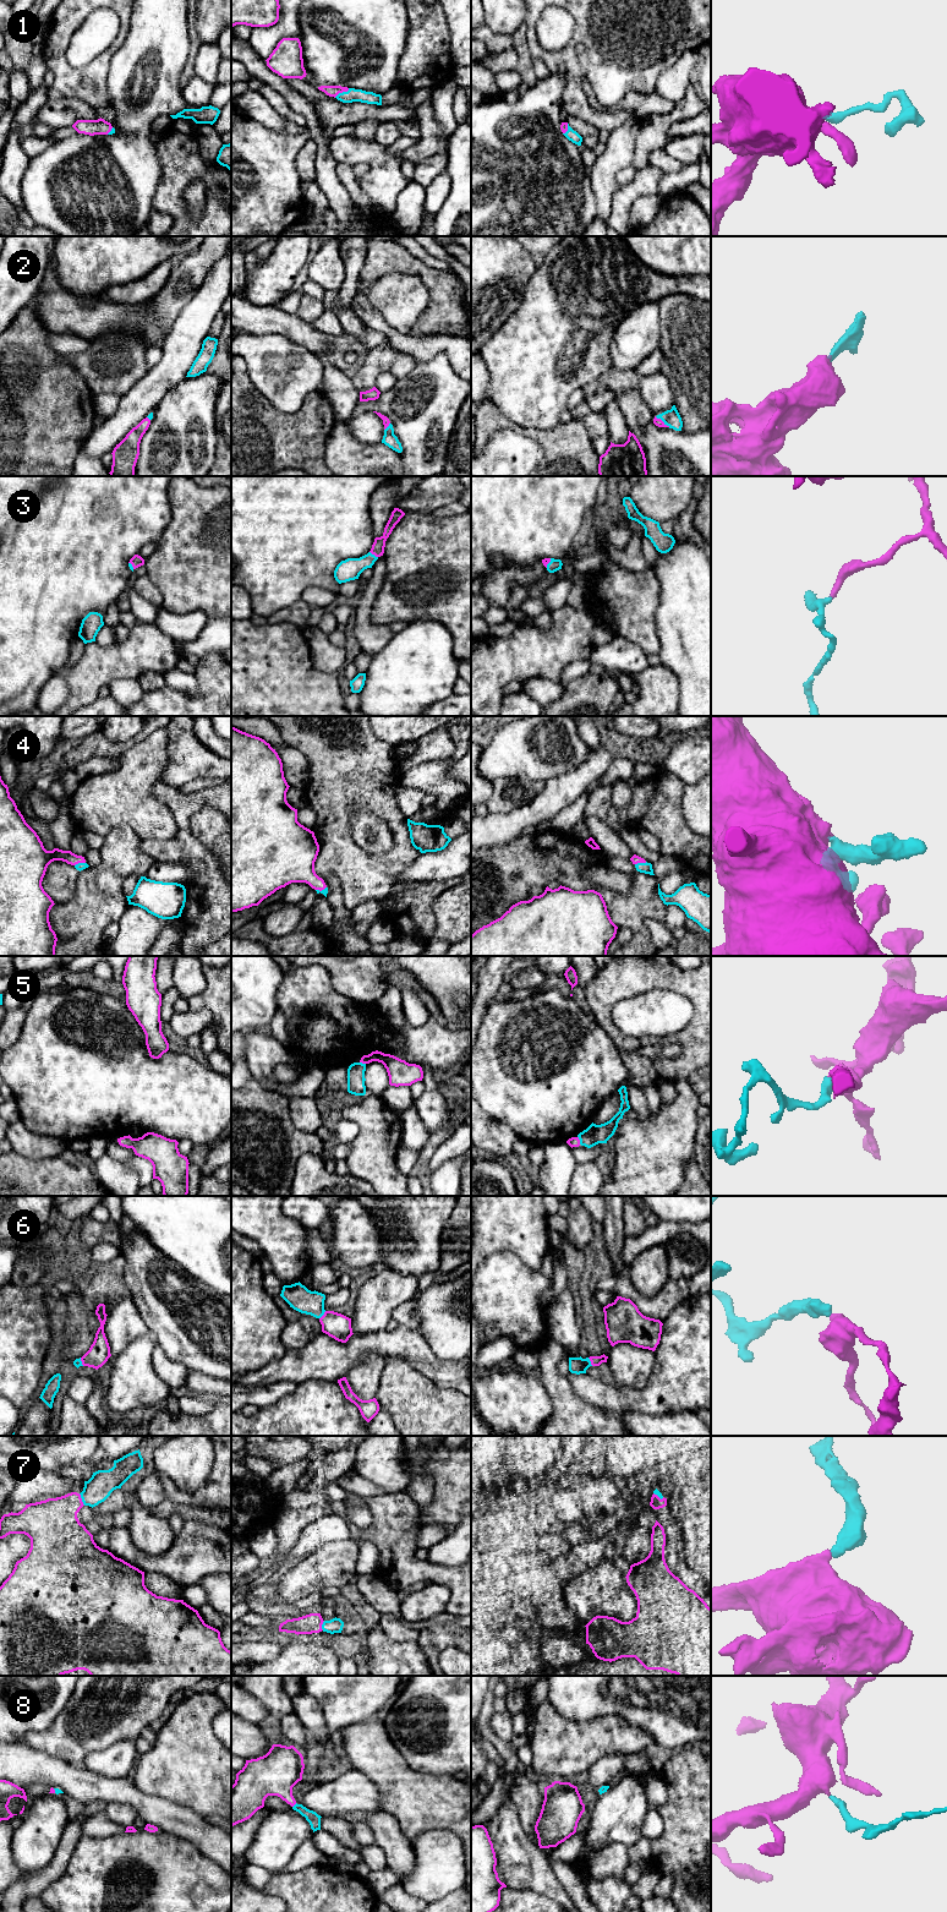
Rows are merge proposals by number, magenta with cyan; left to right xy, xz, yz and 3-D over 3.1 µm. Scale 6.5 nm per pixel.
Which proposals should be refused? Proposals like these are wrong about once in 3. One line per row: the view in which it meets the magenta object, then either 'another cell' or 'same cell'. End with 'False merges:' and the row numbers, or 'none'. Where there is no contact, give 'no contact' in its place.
1: contact in xz; same cell
2: contact in xz; same cell
3: contact in xz; same cell
4: contact in yz; same cell
5: contact in yz; same cell
6: contact in yz; same cell
7: contact in xy; same cell
8: contact in xz; same cell
False merges: none

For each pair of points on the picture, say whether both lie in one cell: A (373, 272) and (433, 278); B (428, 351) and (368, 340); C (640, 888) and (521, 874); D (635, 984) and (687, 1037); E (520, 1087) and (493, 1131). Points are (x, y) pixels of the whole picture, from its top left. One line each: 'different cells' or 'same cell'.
A: same cell
B: different cells
C: same cell
D: same cell
E: different cells

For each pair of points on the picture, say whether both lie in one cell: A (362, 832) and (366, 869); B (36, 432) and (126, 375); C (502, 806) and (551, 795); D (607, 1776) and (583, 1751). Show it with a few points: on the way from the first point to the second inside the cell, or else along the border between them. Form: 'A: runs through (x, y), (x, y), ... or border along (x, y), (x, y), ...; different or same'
A: border along (350, 824), (351, 839), (366, 852), (390, 848); different
B: border along (76, 370), (93, 393); different
C: border along (537, 793), (530, 801), (508, 813); different
D: border along (622, 1755), (605, 1754), (586, 1770); different

